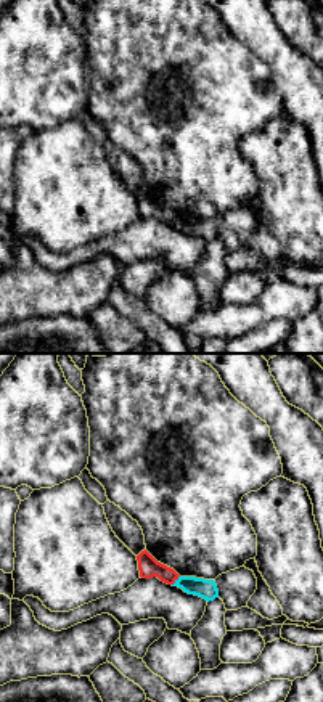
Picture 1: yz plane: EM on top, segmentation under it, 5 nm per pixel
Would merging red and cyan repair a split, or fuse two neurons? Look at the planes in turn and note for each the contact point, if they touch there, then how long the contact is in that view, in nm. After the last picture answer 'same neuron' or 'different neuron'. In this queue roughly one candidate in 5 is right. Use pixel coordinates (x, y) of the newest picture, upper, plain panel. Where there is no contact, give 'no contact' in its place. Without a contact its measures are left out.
meets red at (177, 219); contact 70 nm long

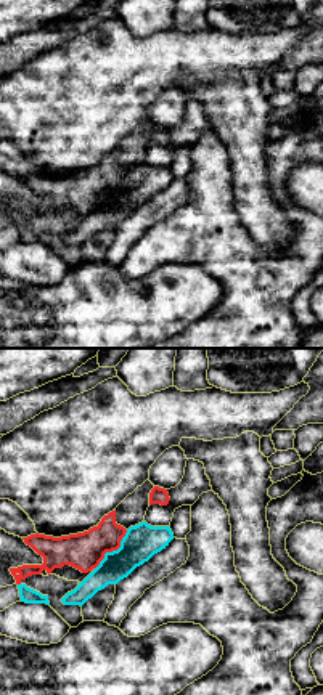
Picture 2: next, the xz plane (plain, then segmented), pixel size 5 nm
meets red at (113, 190); contact 260 nm long

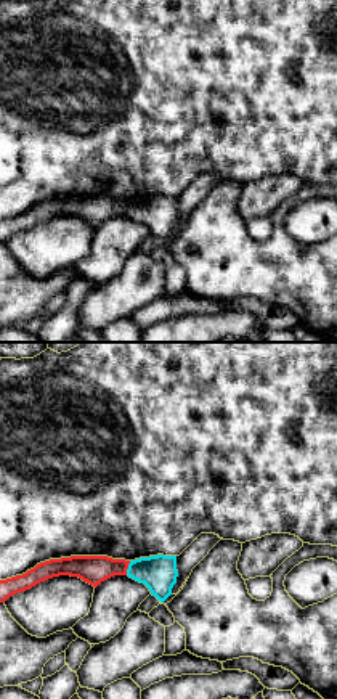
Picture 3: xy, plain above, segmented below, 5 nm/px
meets red at (127, 208); contact 80 nm long

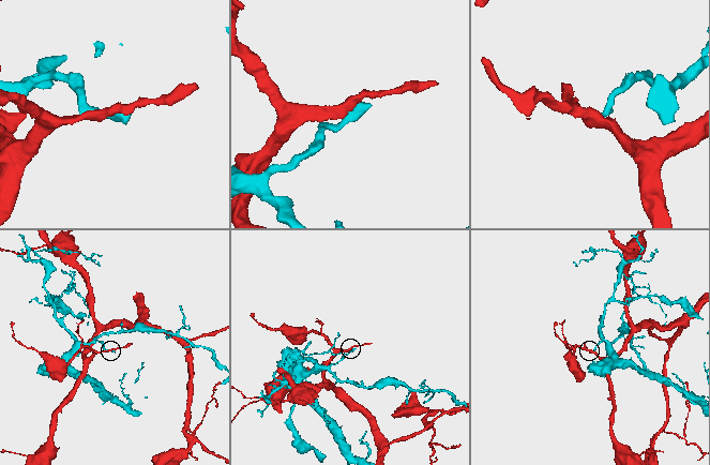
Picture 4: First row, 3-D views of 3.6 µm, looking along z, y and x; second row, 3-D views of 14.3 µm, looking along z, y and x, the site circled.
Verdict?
different neuron

